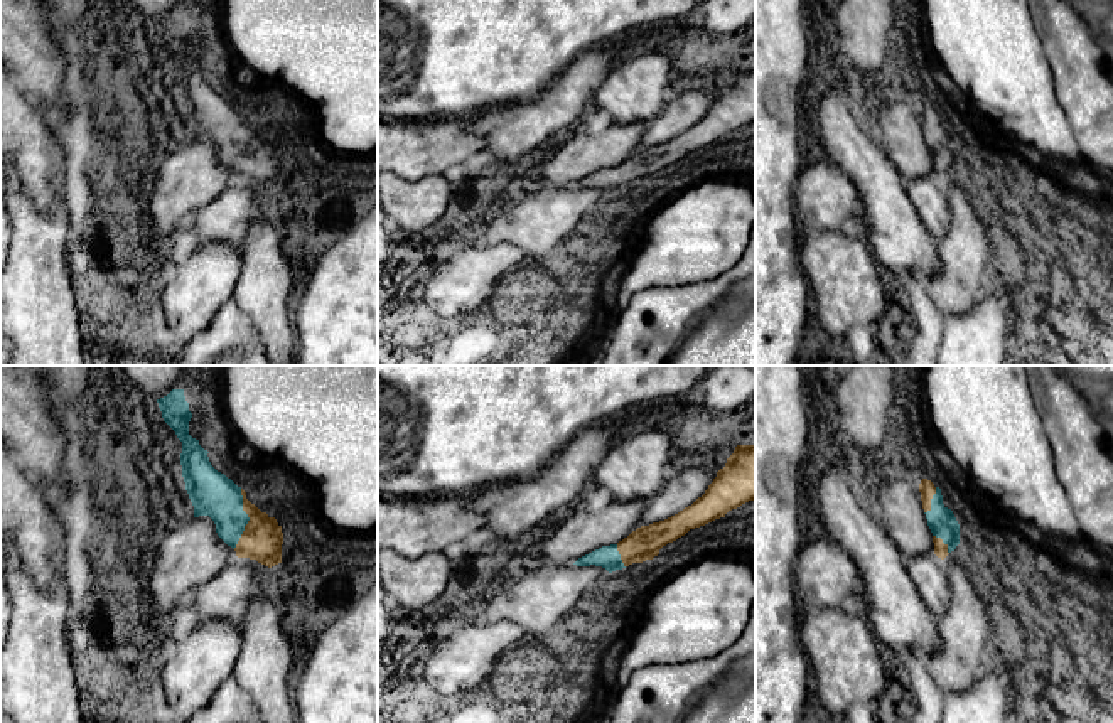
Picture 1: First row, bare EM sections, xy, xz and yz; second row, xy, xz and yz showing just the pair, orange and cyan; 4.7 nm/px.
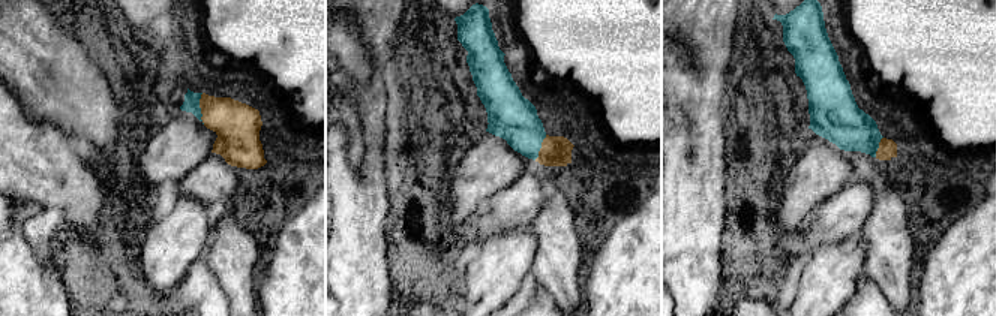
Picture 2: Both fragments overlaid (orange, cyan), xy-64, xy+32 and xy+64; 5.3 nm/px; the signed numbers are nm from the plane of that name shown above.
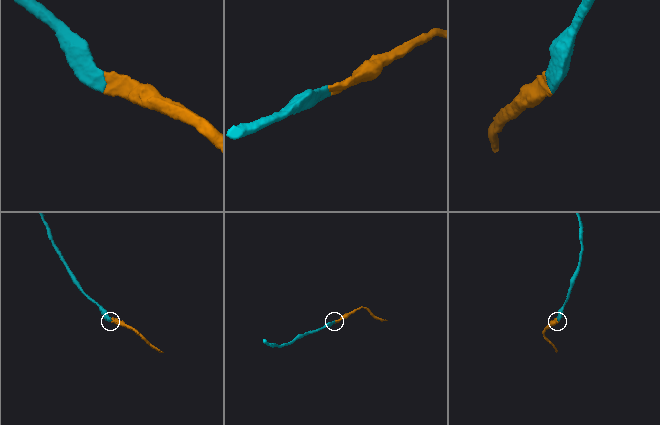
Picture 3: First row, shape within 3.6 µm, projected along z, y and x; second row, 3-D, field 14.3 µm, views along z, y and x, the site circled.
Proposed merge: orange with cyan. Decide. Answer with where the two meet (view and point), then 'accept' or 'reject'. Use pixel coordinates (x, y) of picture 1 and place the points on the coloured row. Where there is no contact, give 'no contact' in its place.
contact xy (250, 519); accept

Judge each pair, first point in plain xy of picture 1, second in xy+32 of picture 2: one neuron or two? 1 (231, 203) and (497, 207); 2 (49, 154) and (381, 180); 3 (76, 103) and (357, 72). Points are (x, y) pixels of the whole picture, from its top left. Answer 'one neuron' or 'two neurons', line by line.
1: one neuron
2: two neurons
3: one neuron

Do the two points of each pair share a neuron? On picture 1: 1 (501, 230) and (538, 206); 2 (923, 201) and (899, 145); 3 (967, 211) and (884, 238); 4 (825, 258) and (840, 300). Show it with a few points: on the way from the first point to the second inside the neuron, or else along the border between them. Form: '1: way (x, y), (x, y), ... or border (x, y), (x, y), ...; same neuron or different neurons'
1: way (510, 224), (521, 223), (530, 214); same neuron
2: way (918, 187), (909, 179), (909, 159); same neuron
3: border (936, 241), (938, 270), (926, 280); different neurons
4: way (835, 268), (840, 273), (840, 290); same neuron

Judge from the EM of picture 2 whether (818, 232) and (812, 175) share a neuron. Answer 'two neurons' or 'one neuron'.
one neuron

